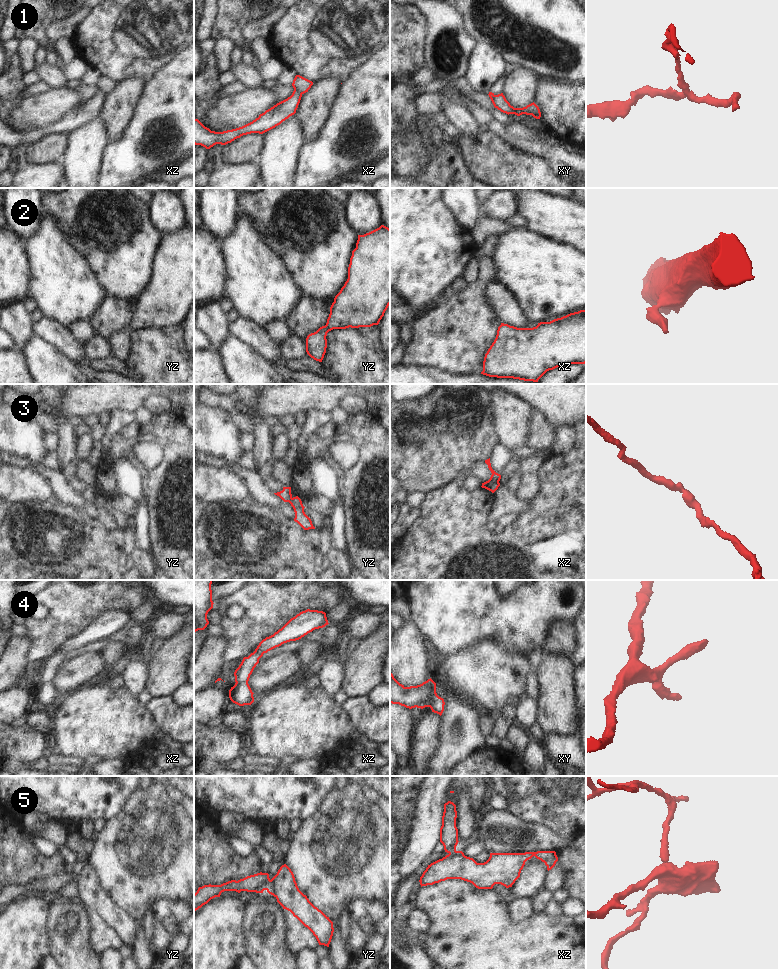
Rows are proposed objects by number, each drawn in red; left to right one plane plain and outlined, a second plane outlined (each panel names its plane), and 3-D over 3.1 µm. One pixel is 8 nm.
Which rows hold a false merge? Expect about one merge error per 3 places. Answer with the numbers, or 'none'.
1, 3

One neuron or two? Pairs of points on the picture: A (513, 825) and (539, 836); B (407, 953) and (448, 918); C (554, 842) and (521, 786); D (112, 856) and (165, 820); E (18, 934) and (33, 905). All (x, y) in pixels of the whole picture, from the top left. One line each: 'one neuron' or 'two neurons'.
A: one neuron
B: two neurons
C: two neurons
D: one neuron
E: one neuron

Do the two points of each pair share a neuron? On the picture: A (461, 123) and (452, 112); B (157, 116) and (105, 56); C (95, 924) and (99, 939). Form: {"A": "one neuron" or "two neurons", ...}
{"A": "one neuron", "B": "two neurons", "C": "one neuron"}

